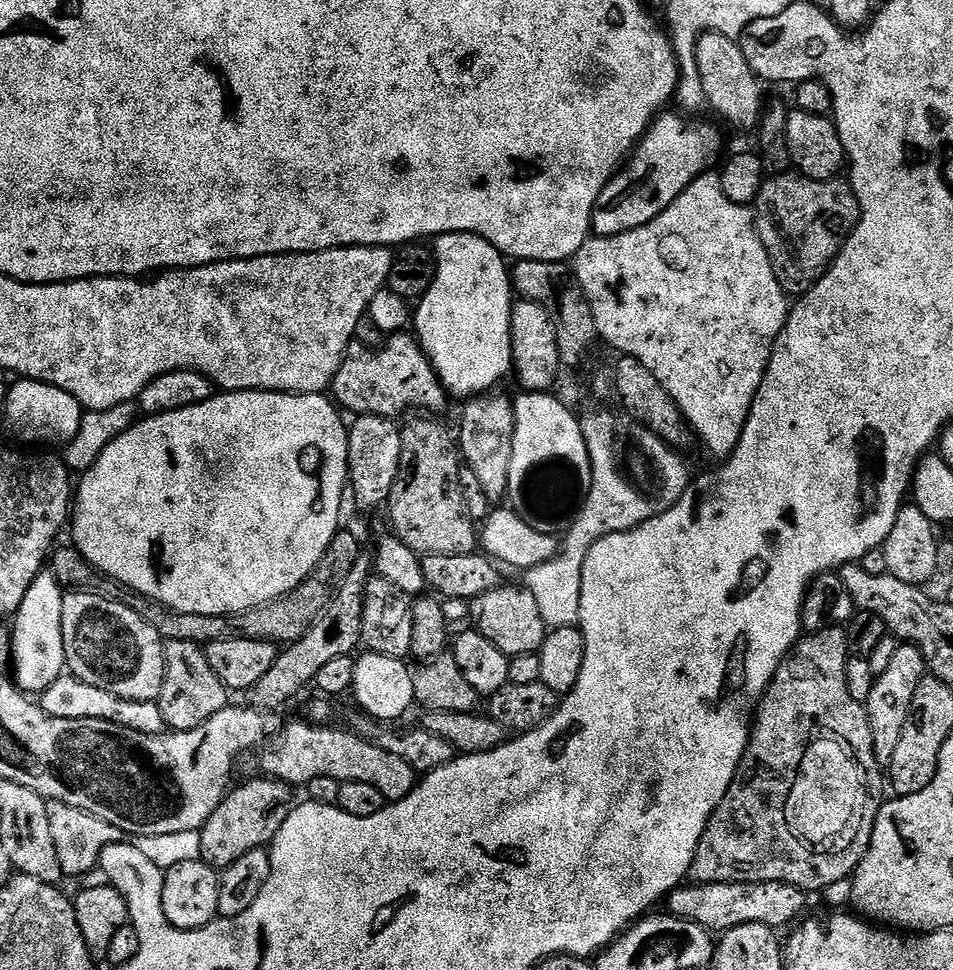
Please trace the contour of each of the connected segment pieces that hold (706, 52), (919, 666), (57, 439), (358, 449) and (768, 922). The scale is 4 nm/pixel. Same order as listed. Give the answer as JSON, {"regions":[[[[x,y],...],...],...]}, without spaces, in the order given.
{"regions":[[[[703,32],[696,43],[696,61],[698,70],[702,73],[702,87],[706,90],[708,108],[716,111],[724,120],[729,120],[736,128],[755,129],[760,123],[762,109],[766,103],[766,96],[760,93],[762,81],[750,70],[750,62],[746,62],[746,54],[742,54],[739,43],[733,37],[717,32]]],[[[901,643],[894,650],[894,658],[890,658],[890,666],[886,666],[886,670],[882,670],[882,674],[876,677],[874,690],[870,690],[866,707],[874,738],[874,754],[882,766],[888,765],[894,758],[894,749],[898,747],[898,742],[902,738],[902,726],[906,726],[906,718],[914,702],[914,690],[918,690],[925,675],[924,655],[912,644]]],[[[20,378],[9,387],[7,396],[3,397],[4,416],[8,419],[8,428],[21,440],[21,445],[60,444],[66,446],[78,434],[85,409],[66,390],[50,386],[46,382]]],[[[356,416],[348,429],[348,484],[350,496],[364,512],[372,512],[387,505],[398,478],[402,458],[401,425],[386,416]]],[[[718,882],[717,884],[685,883],[668,893],[667,915],[694,922],[713,934],[729,932],[734,926],[761,924],[781,930],[804,908],[806,893],[786,882]]]]}

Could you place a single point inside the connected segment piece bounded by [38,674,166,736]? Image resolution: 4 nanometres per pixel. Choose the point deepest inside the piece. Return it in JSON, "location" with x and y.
{"location":[68,697]}

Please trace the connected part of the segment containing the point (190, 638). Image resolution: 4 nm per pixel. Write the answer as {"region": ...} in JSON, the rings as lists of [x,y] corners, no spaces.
{"region":[[[341,530],[334,534],[330,546],[326,546],[326,554],[318,558],[318,566],[310,570],[310,574],[294,590],[290,590],[284,596],[279,596],[277,600],[266,602],[257,608],[251,608],[245,612],[235,612],[234,614],[186,614],[185,612],[175,612],[173,608],[167,608],[164,604],[153,602],[150,597],[138,594],[133,588],[122,587],[116,580],[108,580],[107,591],[112,594],[118,593],[121,604],[125,604],[138,618],[150,622],[154,630],[164,641],[174,642],[194,642],[201,646],[210,642],[226,642],[230,638],[254,638],[255,640],[265,640],[277,646],[287,646],[298,642],[310,626],[324,613],[326,606],[332,601],[332,596],[336,593],[340,583],[354,570],[354,562],[362,555],[360,540],[352,532]]]}

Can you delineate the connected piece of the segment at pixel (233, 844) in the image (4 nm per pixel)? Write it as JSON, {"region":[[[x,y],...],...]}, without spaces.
{"region":[[[259,778],[248,780],[241,788],[233,787],[224,801],[210,814],[199,833],[201,836],[200,859],[217,870],[229,868],[242,854],[250,854],[250,850],[267,849],[272,839],[282,830],[282,822],[286,822],[288,813],[294,807],[293,789],[283,780],[275,778]]]}

